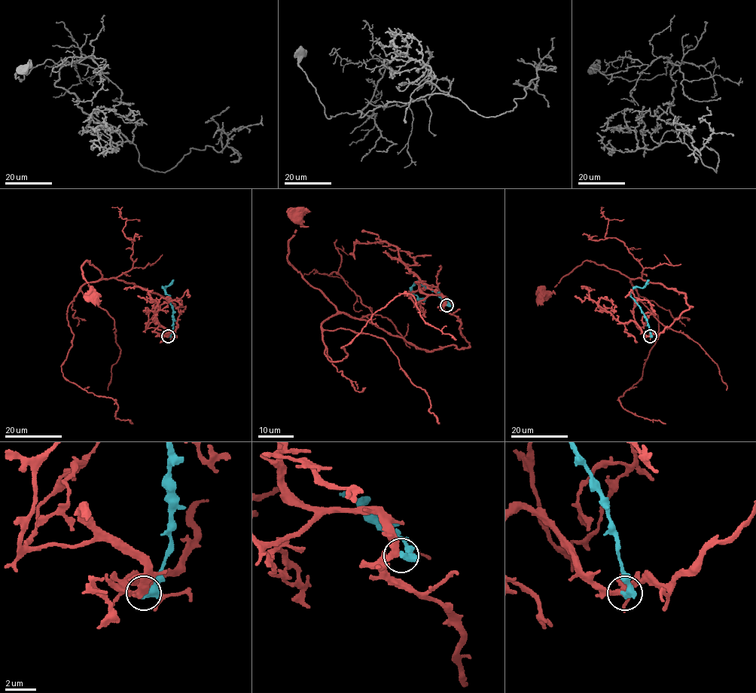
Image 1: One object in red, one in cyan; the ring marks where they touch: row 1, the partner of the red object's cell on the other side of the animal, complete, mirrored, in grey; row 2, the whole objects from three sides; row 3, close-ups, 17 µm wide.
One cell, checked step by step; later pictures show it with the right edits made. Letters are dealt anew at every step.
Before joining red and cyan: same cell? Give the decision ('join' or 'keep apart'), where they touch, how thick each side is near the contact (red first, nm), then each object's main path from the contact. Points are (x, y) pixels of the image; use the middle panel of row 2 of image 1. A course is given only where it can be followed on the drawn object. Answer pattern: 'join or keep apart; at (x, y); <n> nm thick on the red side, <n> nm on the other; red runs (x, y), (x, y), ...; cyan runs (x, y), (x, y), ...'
keep apart; at (446, 305); 320 nm thick on the red side, 480 nm on the other; red runs (446, 305), (469, 346), (418, 349), (340, 312), (287, 257), (290, 238), (300, 225), (297, 215); cyan runs (446, 305), (448, 301), (418, 281), (411, 291), (425, 300)

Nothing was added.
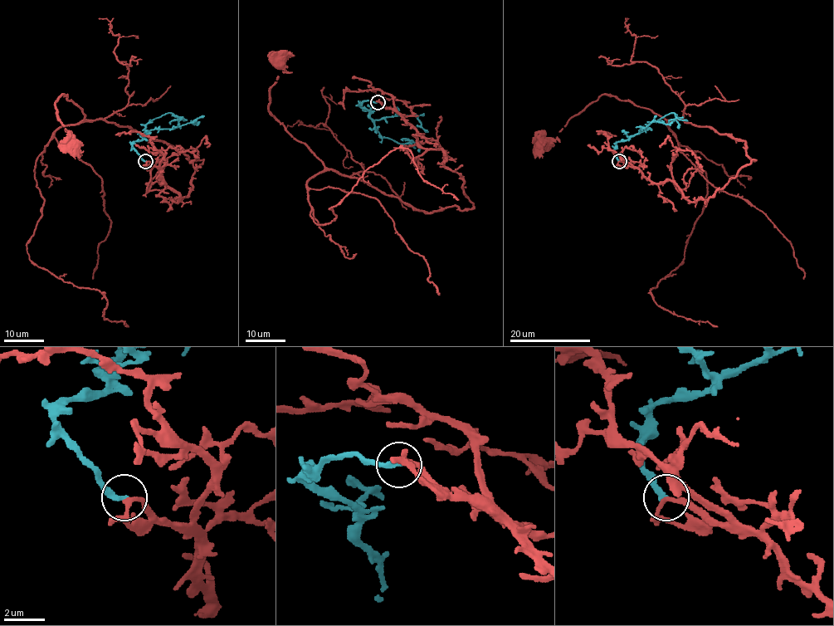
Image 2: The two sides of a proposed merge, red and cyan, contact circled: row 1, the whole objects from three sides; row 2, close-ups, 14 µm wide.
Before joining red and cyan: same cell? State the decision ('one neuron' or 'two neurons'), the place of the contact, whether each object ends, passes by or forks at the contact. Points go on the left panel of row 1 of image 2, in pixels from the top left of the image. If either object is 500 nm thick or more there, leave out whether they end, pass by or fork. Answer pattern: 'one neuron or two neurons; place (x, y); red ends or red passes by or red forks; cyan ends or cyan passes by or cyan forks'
one neuron; place (145, 161); red forks; cyan ends

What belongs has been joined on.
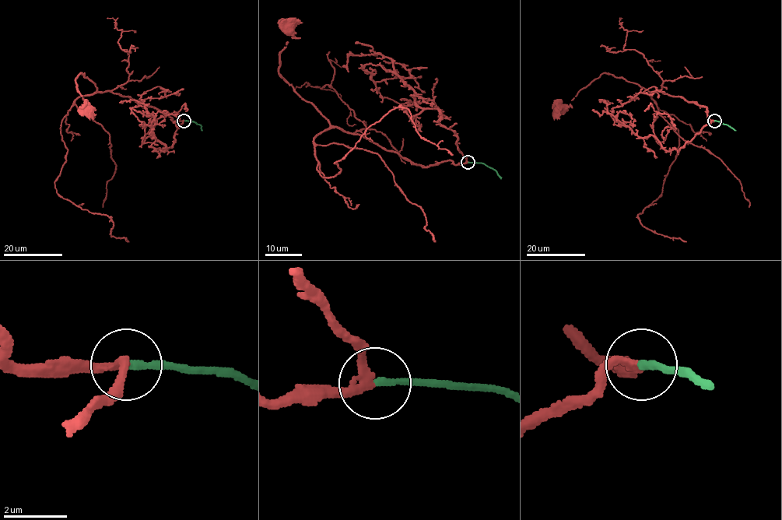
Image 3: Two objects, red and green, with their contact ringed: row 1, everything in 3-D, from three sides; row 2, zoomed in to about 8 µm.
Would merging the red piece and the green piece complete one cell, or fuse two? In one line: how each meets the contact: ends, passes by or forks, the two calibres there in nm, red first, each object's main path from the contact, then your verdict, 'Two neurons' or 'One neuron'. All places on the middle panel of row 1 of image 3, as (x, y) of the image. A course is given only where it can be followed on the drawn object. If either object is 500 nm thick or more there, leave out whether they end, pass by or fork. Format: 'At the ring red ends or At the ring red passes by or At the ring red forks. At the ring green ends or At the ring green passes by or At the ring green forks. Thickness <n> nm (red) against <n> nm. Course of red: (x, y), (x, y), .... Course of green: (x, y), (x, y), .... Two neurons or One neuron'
At the ring red passes by. At the ring green ends. Thickness 240 nm (red) against 200 nm. Course of red: (468, 163), (413, 164), (396, 152), (333, 127), (278, 69), (282, 50), (292, 36), (289, 26). Course of green: (468, 163), (484, 163), (501, 178). One neuron

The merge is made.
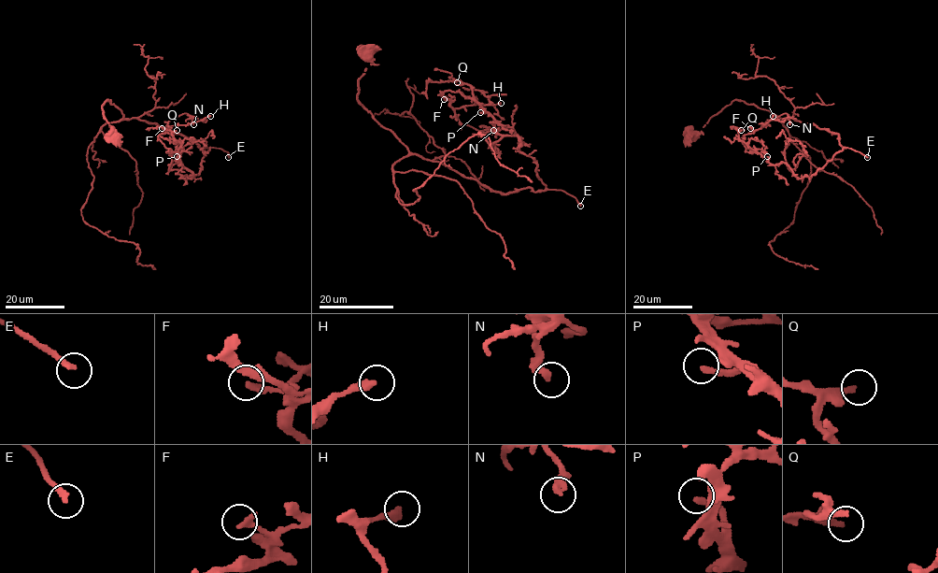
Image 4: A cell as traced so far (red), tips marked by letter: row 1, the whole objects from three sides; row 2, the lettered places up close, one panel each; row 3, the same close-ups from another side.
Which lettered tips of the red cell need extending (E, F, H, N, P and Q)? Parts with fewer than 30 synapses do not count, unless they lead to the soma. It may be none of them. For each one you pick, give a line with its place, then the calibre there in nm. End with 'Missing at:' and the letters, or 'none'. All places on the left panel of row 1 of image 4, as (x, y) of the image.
E: (228, 157) | 240 nm
P: (177, 156) | 220 nm
Q: (177, 130) | 200 nm
Missing at: E, P, Q

